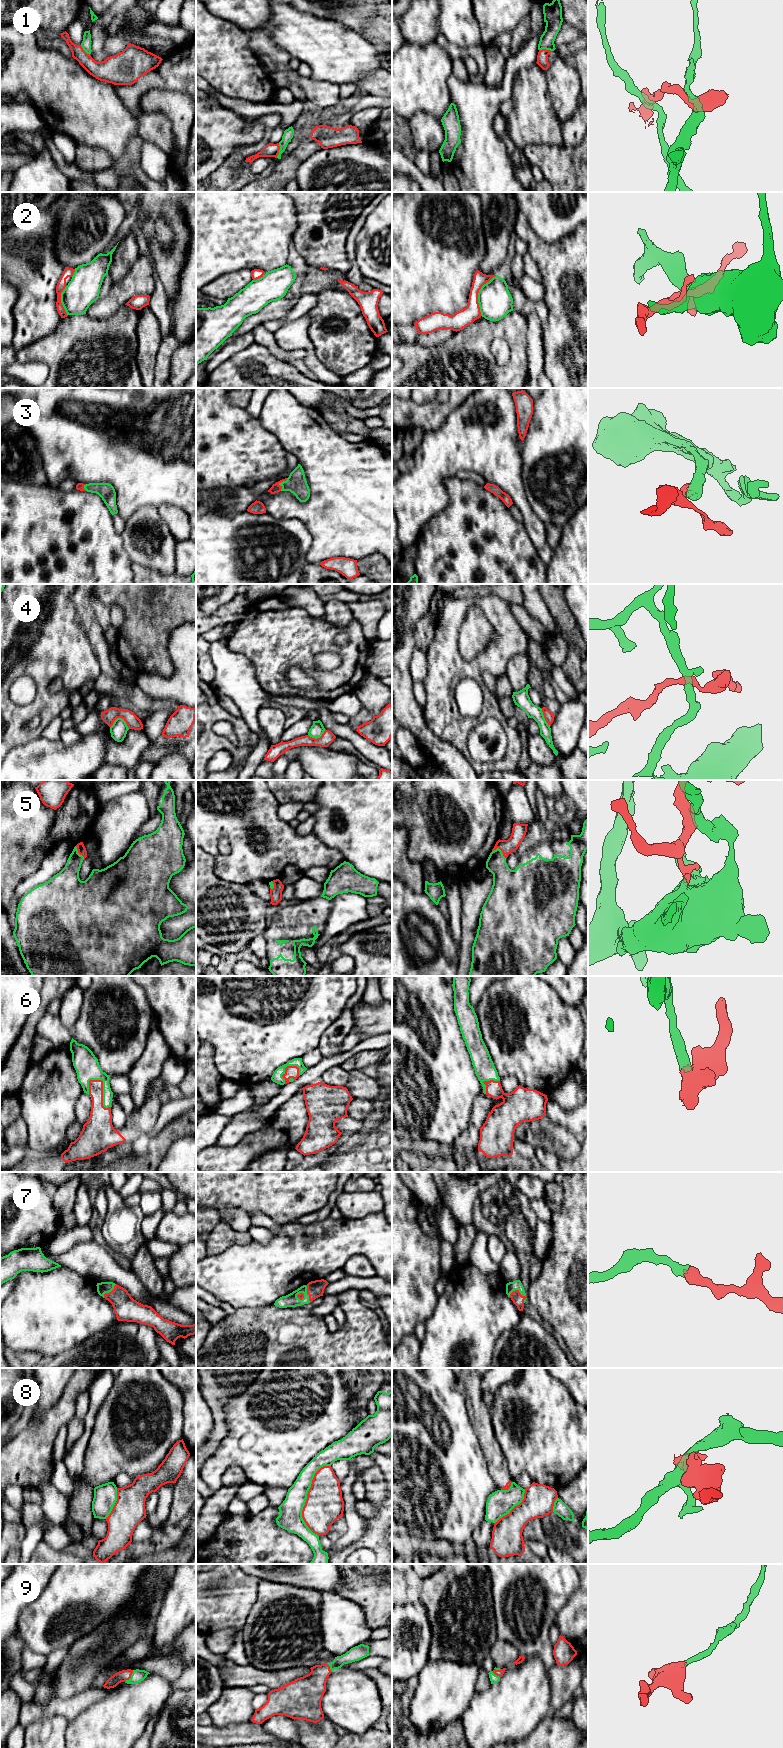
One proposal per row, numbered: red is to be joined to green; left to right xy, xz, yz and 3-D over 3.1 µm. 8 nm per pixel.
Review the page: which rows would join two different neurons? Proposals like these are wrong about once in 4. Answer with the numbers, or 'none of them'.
1, 2, 4, 8

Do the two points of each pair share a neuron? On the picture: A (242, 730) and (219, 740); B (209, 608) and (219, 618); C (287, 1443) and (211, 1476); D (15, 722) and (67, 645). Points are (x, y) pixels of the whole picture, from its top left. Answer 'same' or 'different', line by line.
A: same
B: different
C: same
D: same

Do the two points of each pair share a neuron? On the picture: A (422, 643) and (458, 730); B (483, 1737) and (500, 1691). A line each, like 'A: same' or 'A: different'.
A: different
B: same

